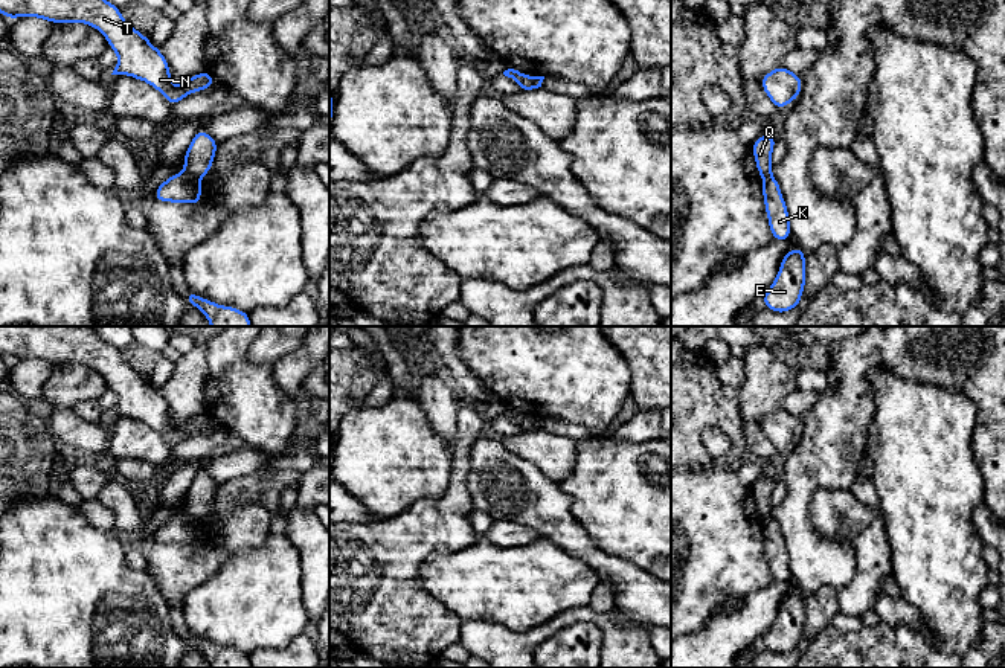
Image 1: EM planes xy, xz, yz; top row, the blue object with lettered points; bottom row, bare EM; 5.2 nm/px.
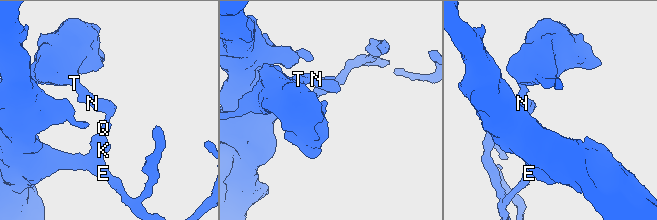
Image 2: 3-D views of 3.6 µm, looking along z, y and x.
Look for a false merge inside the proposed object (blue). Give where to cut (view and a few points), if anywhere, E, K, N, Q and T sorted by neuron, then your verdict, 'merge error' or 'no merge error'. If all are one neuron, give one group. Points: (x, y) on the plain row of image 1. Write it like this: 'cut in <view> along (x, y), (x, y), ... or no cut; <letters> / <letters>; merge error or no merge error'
cut in xy along (185, 513), (199, 520); E K / N Q T; merge error

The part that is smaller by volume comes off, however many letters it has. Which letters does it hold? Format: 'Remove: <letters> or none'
Remove: N, Q, T

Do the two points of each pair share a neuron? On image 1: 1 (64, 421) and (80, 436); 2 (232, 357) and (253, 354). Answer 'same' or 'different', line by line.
1: same
2: different

